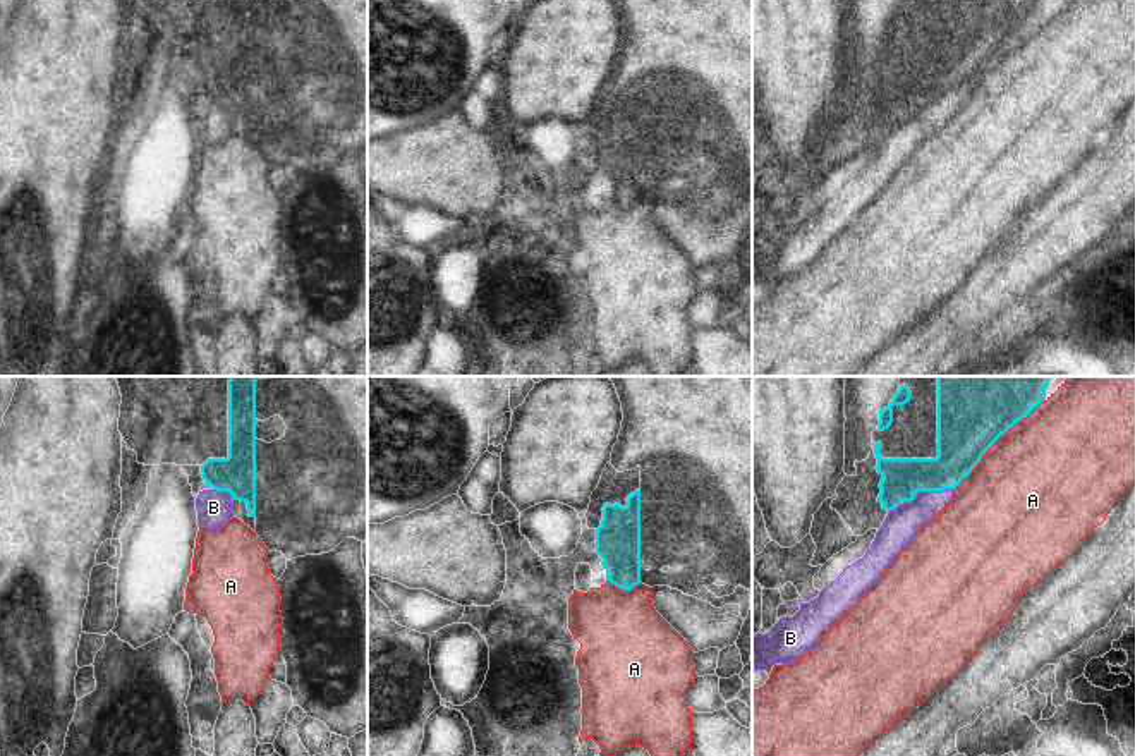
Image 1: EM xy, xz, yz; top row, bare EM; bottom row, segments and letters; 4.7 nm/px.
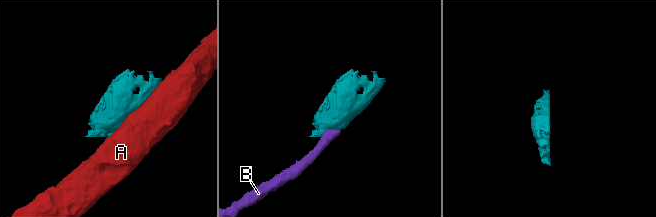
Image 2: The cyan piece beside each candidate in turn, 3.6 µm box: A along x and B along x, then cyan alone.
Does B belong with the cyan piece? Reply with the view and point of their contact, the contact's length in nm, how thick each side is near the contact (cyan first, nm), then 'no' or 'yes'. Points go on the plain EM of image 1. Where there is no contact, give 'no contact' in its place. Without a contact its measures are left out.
yz (928, 105) | 240 nm | 220/160 nm | no

